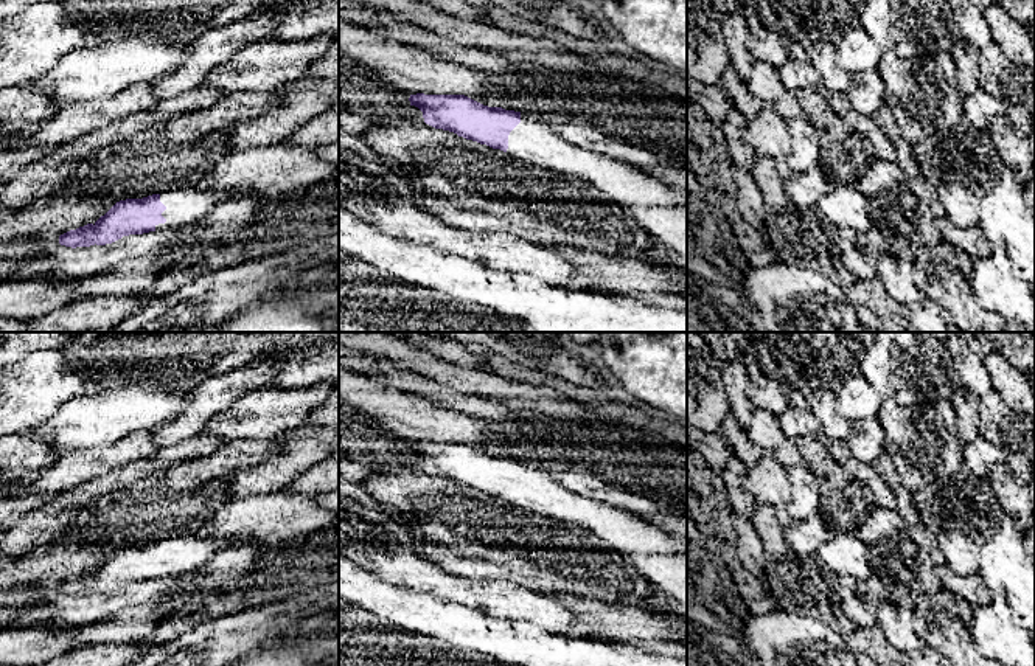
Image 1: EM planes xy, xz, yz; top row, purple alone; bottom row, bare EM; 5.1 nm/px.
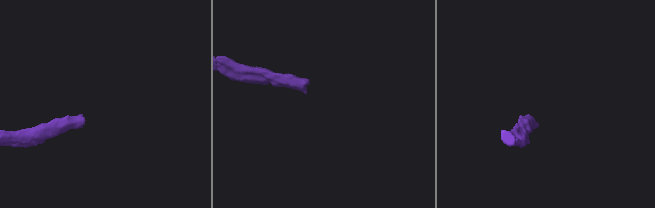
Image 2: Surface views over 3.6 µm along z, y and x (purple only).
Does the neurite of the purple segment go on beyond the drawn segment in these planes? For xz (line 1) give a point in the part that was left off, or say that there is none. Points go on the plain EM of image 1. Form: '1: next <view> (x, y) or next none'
1: next xz (661, 558)

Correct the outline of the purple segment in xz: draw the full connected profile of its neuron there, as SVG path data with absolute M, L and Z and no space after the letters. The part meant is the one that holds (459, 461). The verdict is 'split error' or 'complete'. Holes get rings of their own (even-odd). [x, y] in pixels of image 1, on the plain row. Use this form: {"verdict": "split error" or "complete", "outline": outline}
{"verdict": "split error", "outline": "M424 442L409 446L410 453L423 460L424 470L457 481L466 487L507 500L514 508L552 520L575 523L603 542L603 546L622 554L648 579L654 588L673 596L687 609L687 539L646 523L629 511L601 503L561 486L544 466L527 460L483 453L465 442Z"}

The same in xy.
{"verdict": "split error", "outline": "M196 531L143 546L120 548L95 571L61 582L59 591L71 596L106 593L129 582L197 571L224 546L228 545L200 537Z"}

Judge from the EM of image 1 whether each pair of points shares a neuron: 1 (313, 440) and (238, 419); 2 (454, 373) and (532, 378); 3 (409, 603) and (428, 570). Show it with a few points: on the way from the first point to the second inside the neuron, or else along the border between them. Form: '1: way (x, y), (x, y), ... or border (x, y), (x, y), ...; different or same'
1: border (305, 426), (274, 441); different
2: border (485, 370), (536, 385); different
3: border (383, 579), (409, 590), (428, 593), (432, 598); different

